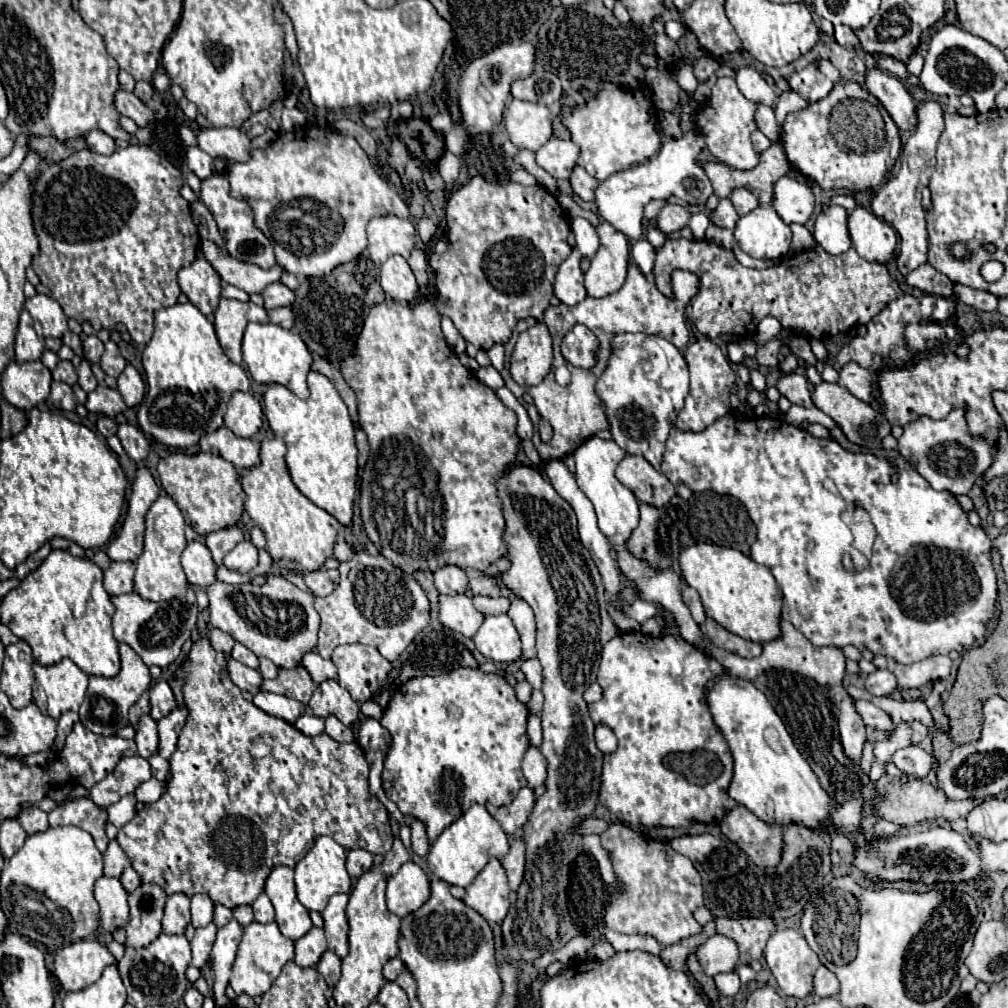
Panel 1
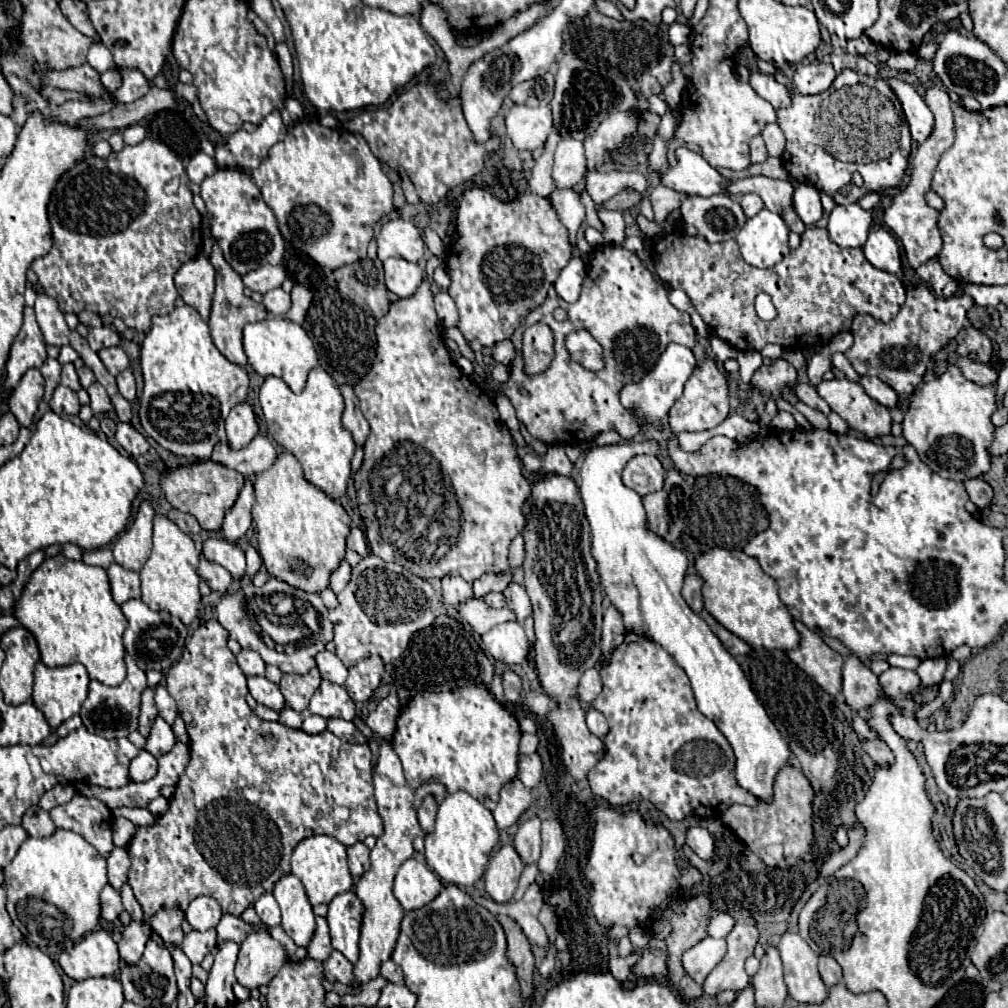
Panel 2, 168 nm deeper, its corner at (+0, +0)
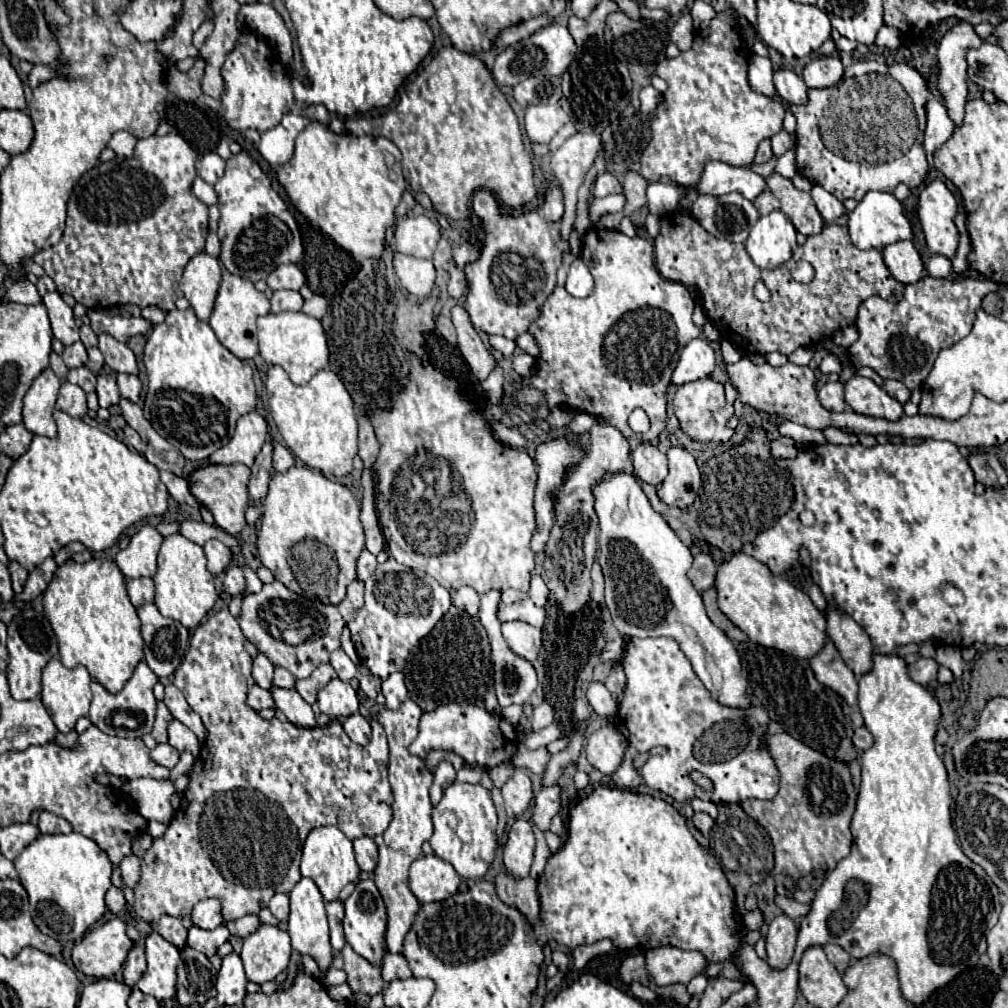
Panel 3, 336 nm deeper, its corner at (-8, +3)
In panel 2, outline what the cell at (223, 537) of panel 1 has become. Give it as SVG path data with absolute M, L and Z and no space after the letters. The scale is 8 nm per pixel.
M246 478L236 504L226 514L226 520L222 526L224 540L234 542L246 534L246 530L252 524L252 506L254 506L254 482L250 478Z

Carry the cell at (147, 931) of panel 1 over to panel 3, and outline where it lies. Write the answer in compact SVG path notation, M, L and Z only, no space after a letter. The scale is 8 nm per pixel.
M138 943L132 945L132 949L128 951L126 963L124 963L124 983L134 987L138 977L146 971L146 953L144 947L140 947Z

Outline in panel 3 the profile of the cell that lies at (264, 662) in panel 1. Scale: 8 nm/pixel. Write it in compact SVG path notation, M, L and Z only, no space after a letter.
M276 667L276 671L274 671L274 685L290 689L290 687L294 687L294 681L296 681L296 677L290 671L286 671L284 667Z

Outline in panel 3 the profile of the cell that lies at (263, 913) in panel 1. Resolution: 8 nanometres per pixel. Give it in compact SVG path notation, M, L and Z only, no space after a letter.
M276 893L270 903L268 903L268 909L272 911L272 915L278 919L278 921L288 921L288 895L286 893Z

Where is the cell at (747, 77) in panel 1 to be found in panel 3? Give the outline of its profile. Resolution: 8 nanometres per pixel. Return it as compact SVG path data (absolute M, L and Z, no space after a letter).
M780 69L774 73L774 87L778 91L778 95L782 99L786 99L790 105L806 105L808 101L808 87L802 81L802 77L798 77L794 71L788 69Z

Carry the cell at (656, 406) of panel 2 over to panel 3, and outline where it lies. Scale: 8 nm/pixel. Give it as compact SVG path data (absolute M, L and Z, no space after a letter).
M692 339L682 355L680 355L680 361L672 373L672 385L680 387L684 383L690 383L690 381L698 381L698 379L704 379L708 377L716 367L716 355L714 351L706 345L704 339Z

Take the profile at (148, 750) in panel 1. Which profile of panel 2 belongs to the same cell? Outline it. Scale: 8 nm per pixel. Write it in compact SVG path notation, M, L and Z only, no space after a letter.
M158 716L154 726L152 726L152 732L148 736L148 742L146 742L146 750L154 756L164 756L166 752L170 752L170 748L174 748L174 732L172 728Z

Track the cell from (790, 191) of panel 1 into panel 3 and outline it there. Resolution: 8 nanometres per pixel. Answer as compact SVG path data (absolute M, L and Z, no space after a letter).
M812 185L810 195L812 195L812 201L814 201L816 209L820 211L822 219L824 219L826 223L838 219L838 217L844 213L842 201L838 201L838 199L836 199L832 193L828 193L824 187L820 187L820 185Z

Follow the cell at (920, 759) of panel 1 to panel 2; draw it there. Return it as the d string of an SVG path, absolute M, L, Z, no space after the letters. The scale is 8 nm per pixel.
M860 740L864 752L874 760L874 762L892 762L894 756L890 752L890 748L882 742L882 740Z

